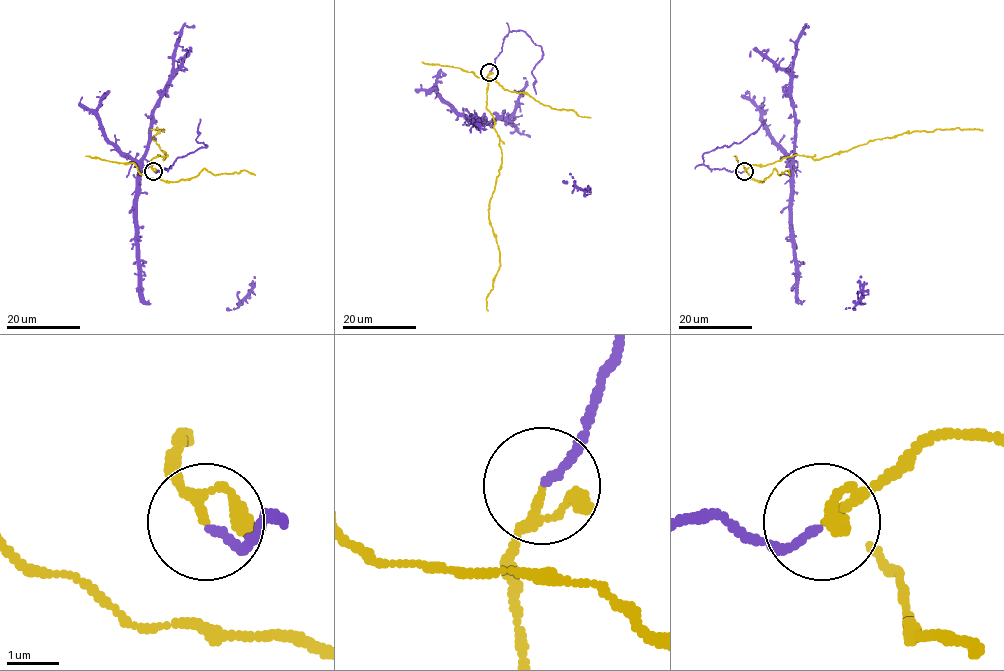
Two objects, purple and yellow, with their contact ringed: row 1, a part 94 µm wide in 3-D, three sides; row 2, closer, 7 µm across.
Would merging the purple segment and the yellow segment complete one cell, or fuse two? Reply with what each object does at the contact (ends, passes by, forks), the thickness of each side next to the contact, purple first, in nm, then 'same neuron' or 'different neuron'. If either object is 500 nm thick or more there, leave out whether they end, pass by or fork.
purple ends; yellow passes by; calibres 140 and 120 nm; same neuron

